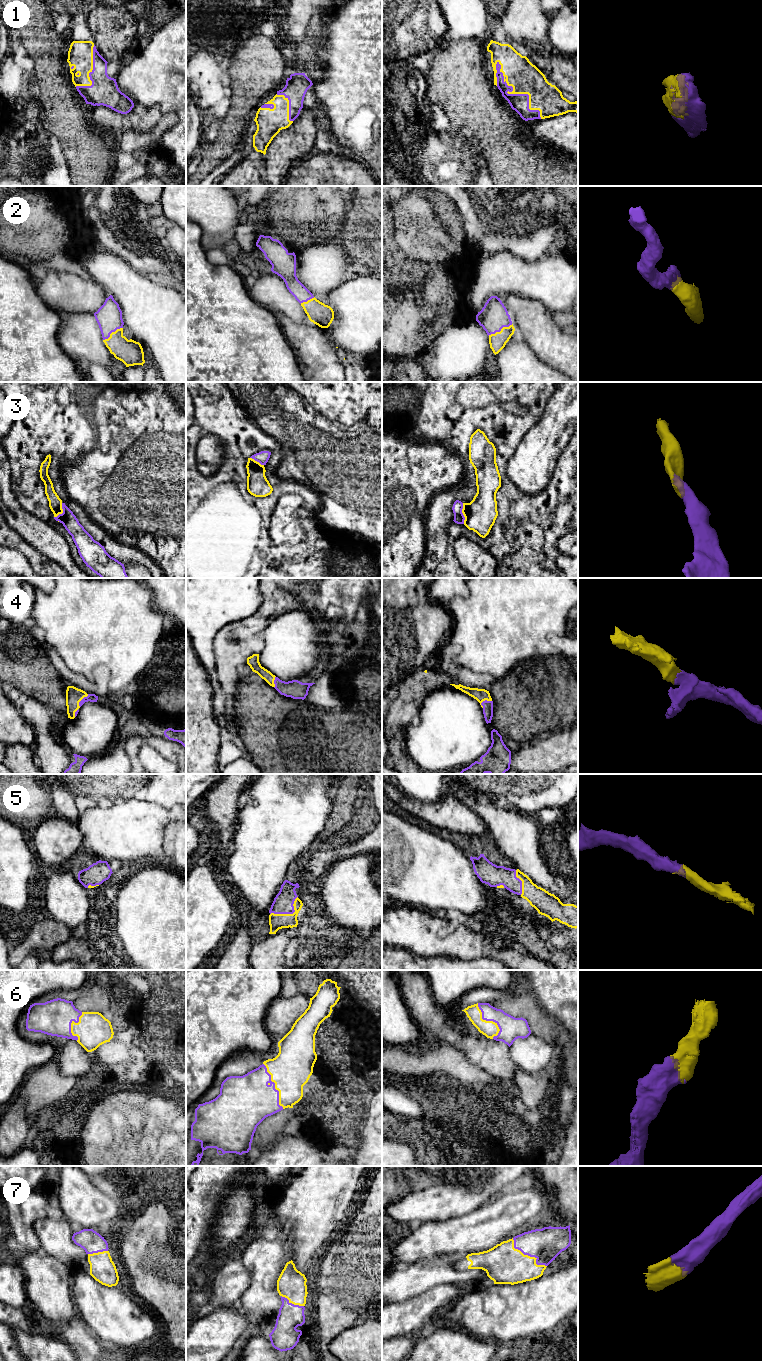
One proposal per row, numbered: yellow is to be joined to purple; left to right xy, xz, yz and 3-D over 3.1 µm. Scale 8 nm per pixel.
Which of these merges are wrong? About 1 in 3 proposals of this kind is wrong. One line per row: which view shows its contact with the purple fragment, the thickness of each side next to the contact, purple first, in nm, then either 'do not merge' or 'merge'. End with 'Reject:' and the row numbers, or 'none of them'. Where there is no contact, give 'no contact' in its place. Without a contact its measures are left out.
1: yz | 140/260 nm | merge
2: yz | 220/140 nm | merge
3: yz | 90/260 nm | merge
4: yz | 80/100 nm | merge
5: xz | 160/130 nm | merge
6: xz | 400/320 nm | merge
7: yz | 260/320 nm | merge
Reject: none of them

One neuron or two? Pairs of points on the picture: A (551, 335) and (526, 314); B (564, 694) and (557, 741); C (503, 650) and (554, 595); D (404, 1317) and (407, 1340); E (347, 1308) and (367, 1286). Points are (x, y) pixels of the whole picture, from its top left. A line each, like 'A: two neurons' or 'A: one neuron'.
A: one neuron
B: two neurons
C: one neuron
D: two neurons
E: one neuron

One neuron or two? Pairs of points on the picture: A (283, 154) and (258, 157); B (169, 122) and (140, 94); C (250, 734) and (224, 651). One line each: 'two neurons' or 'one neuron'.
A: two neurons
B: two neurons
C: two neurons

